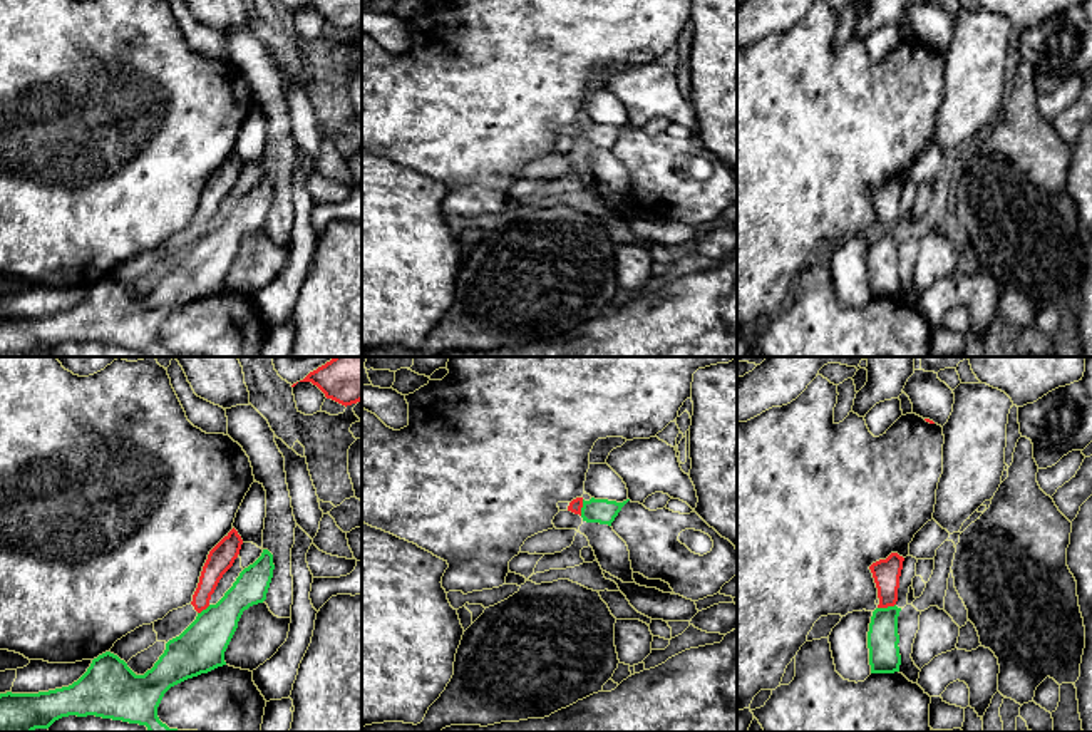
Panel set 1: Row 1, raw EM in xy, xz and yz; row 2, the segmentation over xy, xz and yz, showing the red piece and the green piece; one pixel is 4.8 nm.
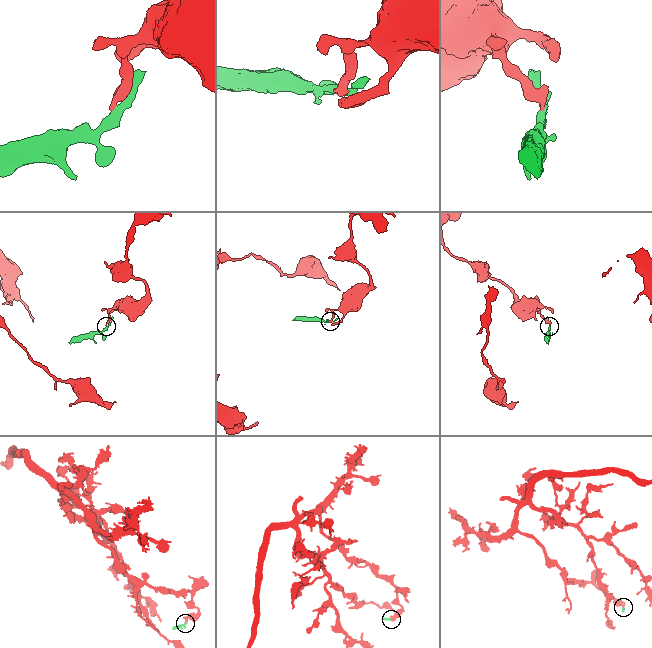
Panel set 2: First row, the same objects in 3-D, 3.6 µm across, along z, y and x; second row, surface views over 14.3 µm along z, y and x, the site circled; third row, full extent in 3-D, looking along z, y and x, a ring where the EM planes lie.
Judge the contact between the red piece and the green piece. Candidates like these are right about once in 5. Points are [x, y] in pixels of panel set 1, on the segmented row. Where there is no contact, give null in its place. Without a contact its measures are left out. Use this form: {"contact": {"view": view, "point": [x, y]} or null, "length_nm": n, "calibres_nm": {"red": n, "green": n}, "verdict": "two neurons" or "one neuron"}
{"contact": {"view": "yz", "point": [886, 607]}, "length_nm": 90, "calibres_nm": {"red": 130, "green": 150}, "verdict": "two neurons"}

